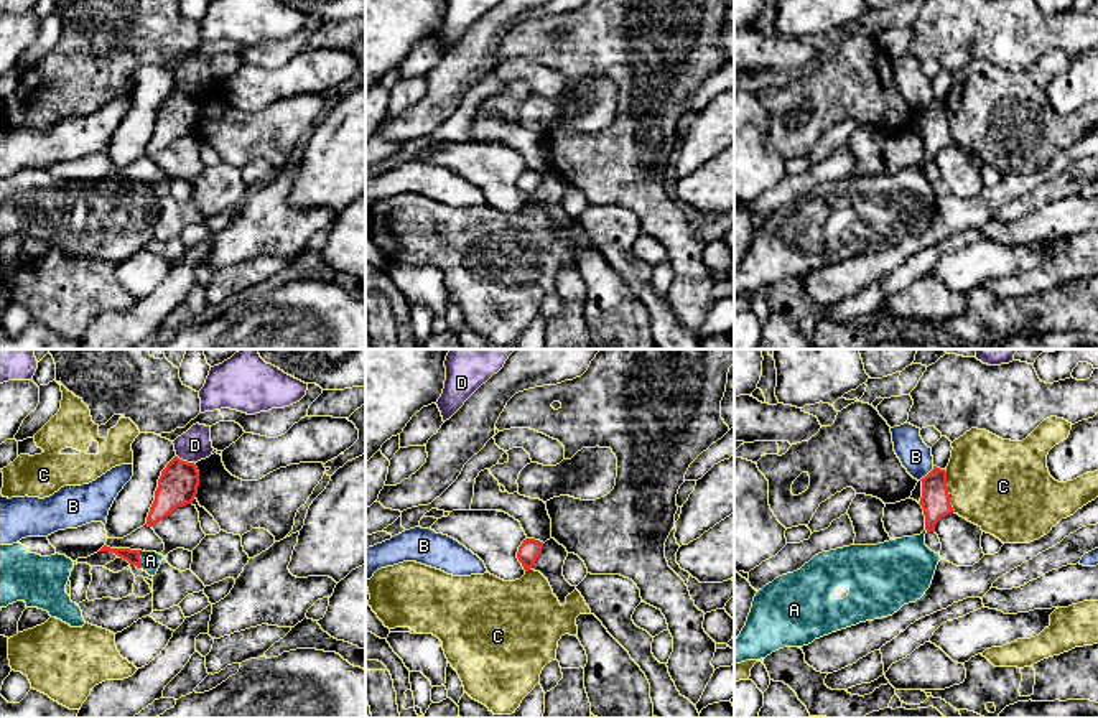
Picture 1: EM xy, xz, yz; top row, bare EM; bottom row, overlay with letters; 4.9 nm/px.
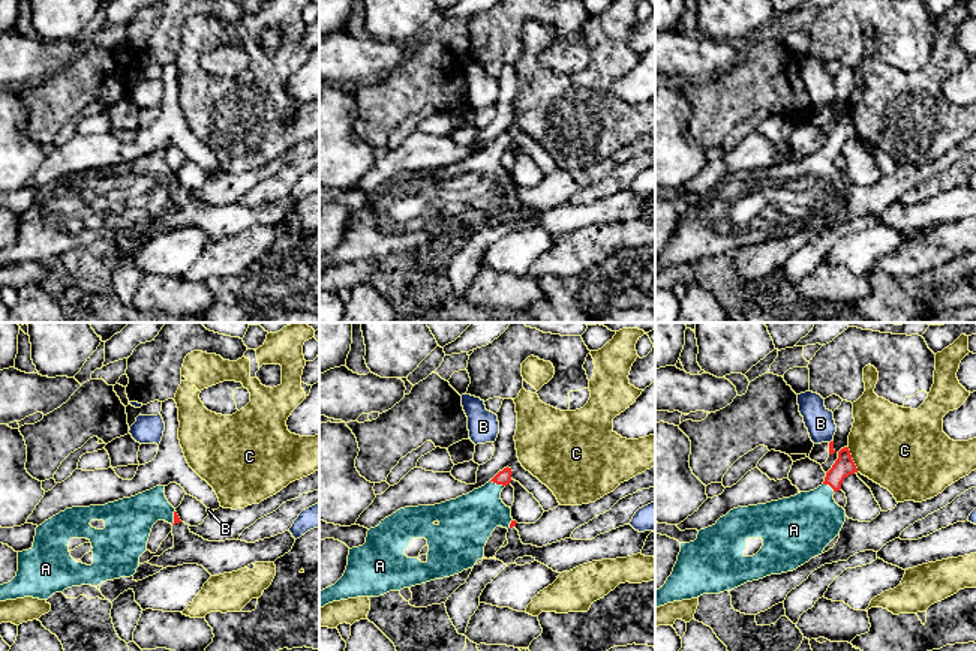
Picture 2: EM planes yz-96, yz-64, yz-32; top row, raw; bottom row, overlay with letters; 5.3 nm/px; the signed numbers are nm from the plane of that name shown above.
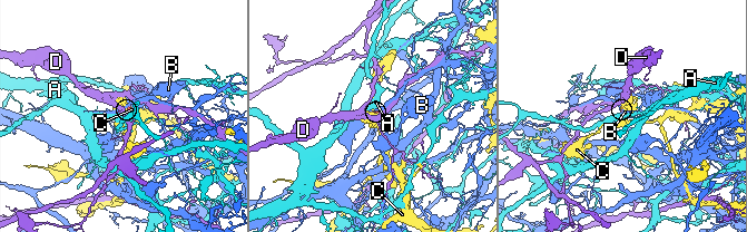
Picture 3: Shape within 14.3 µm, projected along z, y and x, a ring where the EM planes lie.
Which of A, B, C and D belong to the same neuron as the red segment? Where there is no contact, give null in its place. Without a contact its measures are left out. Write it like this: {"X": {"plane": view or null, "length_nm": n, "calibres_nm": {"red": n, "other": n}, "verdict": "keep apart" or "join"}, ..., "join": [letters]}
{"A": {"plane": "xy", "length_nm": 90, "calibres_nm": {"red": 70, "other": 100}, "verdict": "join"}, "B": {"plane": "yz", "length_nm": 100, "calibres_nm": {"red": 140, "other": 160}, "verdict": "keep apart"}, "C": {"plane": "yz", "length_nm": 200, "calibres_nm": {"red": 140, "other": 440}, "verdict": "keep apart"}, "D": {"plane": "xy", "length_nm": 100, "calibres_nm": {"red": 190, "other": 160}, "verdict": "keep apart"}, "join": ["A"]}

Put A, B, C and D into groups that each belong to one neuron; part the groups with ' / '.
A / B / C / D

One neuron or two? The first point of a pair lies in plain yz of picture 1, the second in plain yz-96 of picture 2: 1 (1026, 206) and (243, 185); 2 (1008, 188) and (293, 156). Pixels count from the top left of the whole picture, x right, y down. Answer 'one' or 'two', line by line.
1: two
2: one

